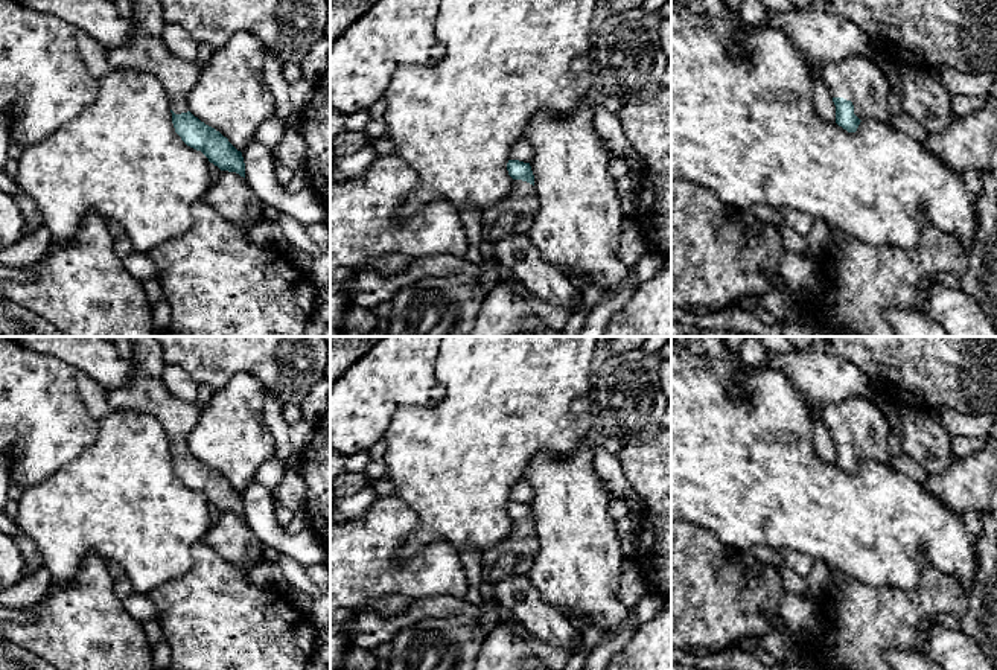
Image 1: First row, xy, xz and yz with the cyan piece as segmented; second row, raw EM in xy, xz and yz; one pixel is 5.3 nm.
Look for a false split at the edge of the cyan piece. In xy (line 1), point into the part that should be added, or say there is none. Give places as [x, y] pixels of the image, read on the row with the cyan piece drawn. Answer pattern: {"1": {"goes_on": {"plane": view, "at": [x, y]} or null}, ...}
{"1": {"goes_on": {"plane": "xy", "at": [143, 52]}}}

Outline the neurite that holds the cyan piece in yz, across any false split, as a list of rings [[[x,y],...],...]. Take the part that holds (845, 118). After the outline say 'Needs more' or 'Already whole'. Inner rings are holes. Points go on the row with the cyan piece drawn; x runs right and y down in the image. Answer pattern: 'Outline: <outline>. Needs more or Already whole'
Outline: [[[855,55],[825,64],[822,79],[836,105],[836,123],[848,132],[863,119],[889,122],[889,82],[874,59]]]. Needs more

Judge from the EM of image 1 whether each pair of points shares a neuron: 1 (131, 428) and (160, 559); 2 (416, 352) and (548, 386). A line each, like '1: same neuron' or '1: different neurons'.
1: same neuron
2: different neurons

